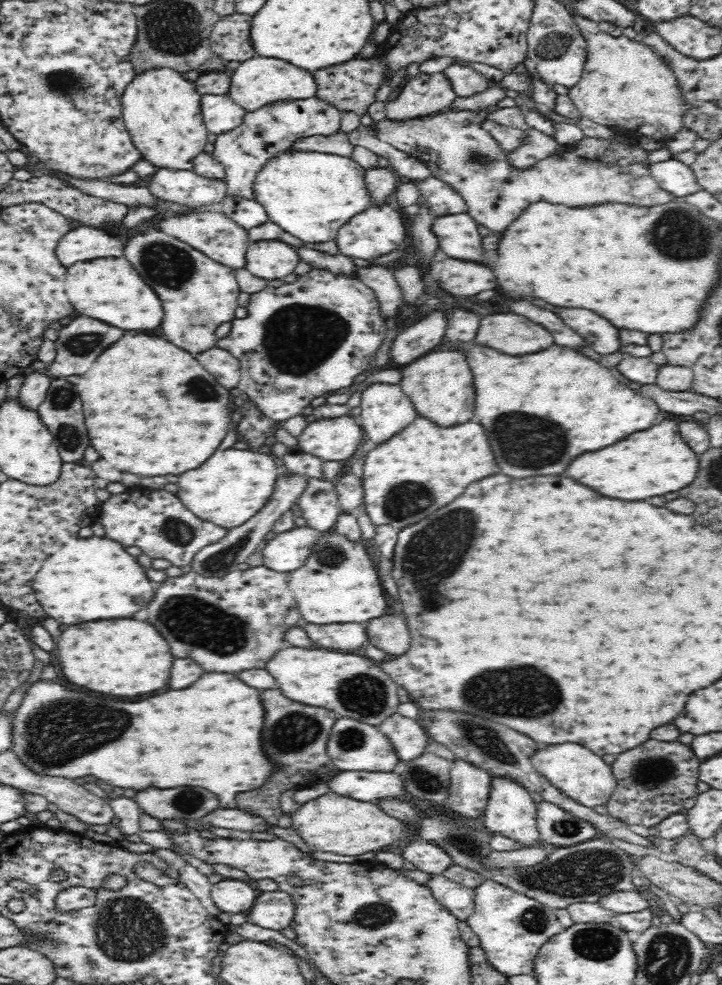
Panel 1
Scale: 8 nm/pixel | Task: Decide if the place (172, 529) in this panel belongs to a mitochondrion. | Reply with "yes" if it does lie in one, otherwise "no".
yes

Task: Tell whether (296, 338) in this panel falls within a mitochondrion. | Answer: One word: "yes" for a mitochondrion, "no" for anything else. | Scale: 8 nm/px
yes

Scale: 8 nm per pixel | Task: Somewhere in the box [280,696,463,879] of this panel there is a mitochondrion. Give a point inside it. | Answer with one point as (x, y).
(427, 782)

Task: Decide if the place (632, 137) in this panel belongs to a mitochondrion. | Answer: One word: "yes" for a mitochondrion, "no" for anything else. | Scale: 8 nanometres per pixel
no

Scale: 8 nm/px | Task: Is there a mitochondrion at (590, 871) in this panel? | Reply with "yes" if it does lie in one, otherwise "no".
yes

